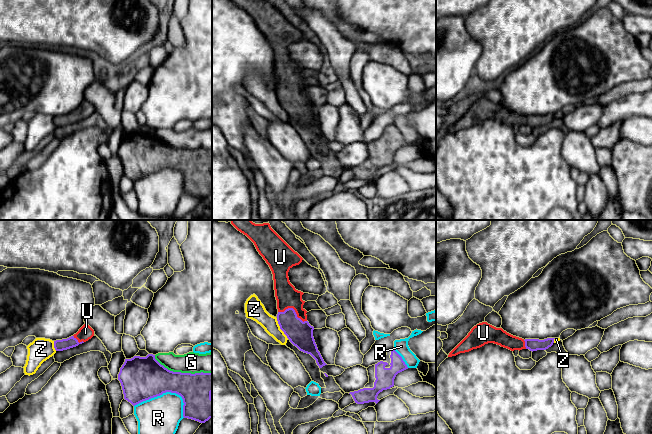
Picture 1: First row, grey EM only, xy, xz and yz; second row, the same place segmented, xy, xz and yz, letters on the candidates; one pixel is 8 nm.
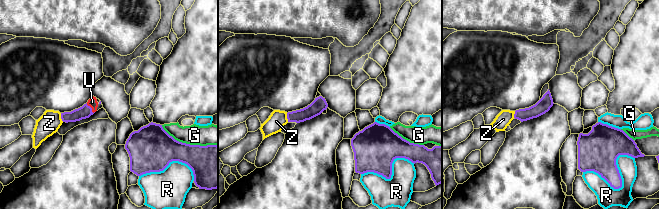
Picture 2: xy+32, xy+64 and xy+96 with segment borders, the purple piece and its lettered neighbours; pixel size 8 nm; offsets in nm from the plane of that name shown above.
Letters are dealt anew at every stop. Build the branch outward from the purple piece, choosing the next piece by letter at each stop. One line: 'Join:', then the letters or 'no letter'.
Join: U

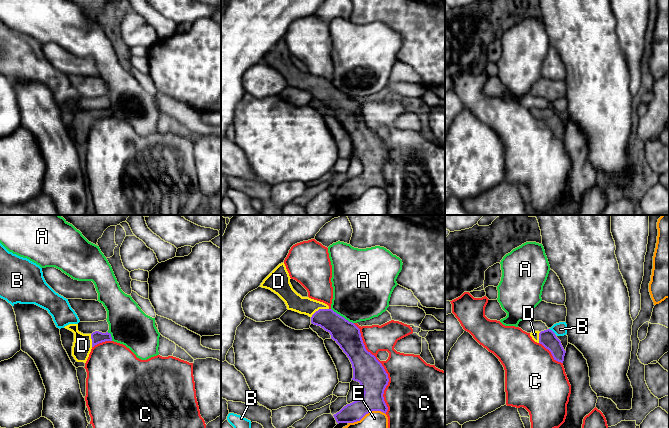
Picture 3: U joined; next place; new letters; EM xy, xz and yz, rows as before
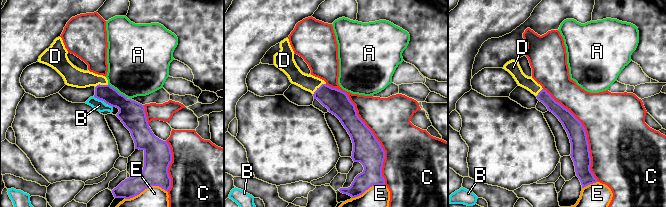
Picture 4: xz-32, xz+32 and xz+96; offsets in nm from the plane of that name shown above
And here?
Join: D

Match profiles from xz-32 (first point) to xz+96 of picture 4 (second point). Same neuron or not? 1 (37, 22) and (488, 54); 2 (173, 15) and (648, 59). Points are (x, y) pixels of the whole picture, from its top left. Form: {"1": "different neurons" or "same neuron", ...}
{"1": "different neurons", "2": "same neuron"}

